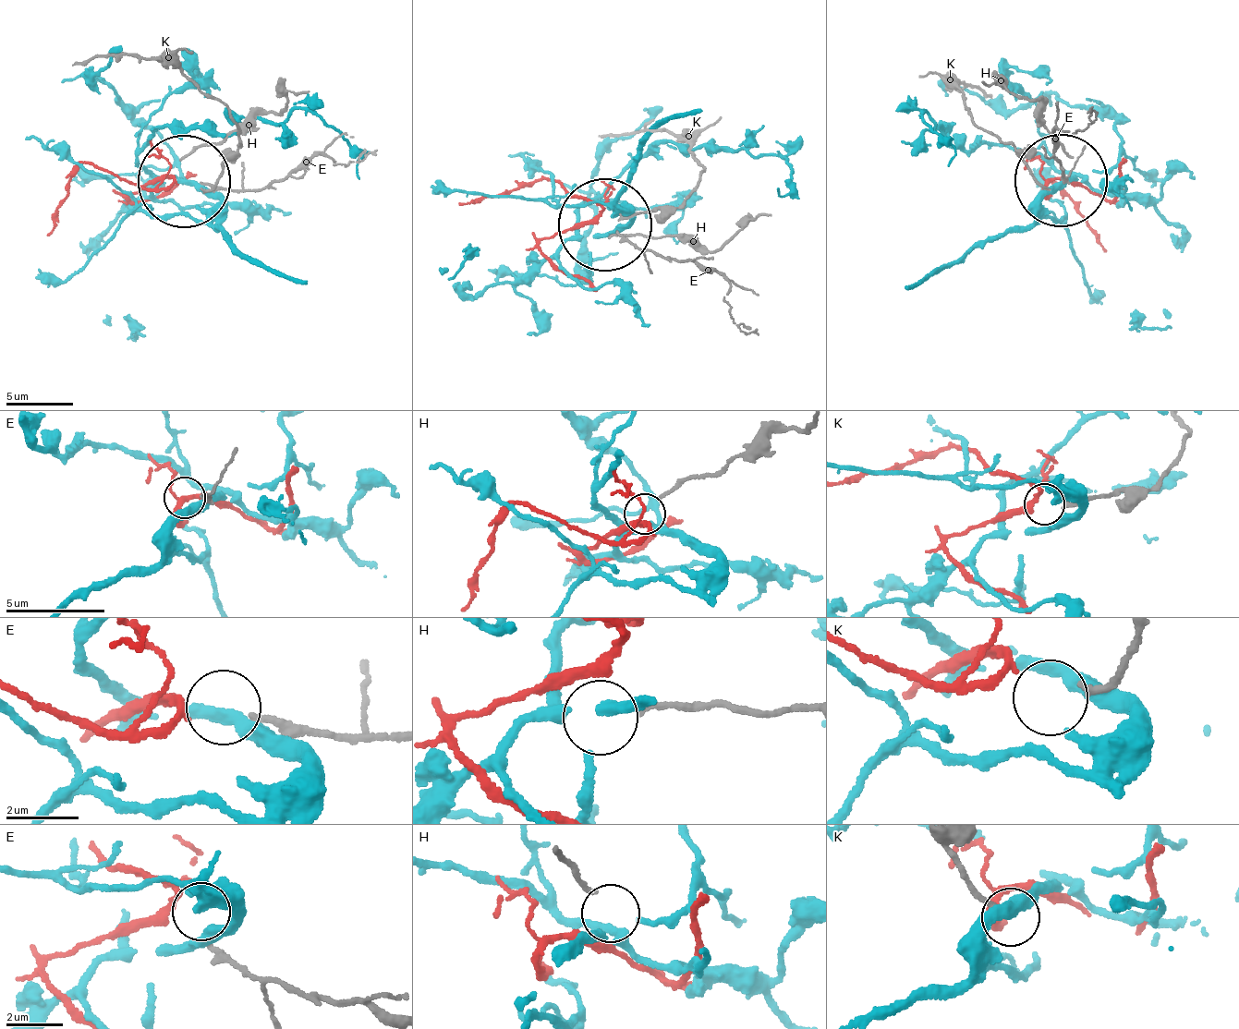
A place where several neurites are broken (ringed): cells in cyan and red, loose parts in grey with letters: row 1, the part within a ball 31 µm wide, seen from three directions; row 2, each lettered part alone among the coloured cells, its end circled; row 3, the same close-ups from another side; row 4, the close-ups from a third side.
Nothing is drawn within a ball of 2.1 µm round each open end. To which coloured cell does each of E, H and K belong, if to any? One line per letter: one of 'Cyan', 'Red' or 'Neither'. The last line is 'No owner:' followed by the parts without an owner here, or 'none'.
E: Neither
H: Cyan
K: Neither
No owner: E, K

